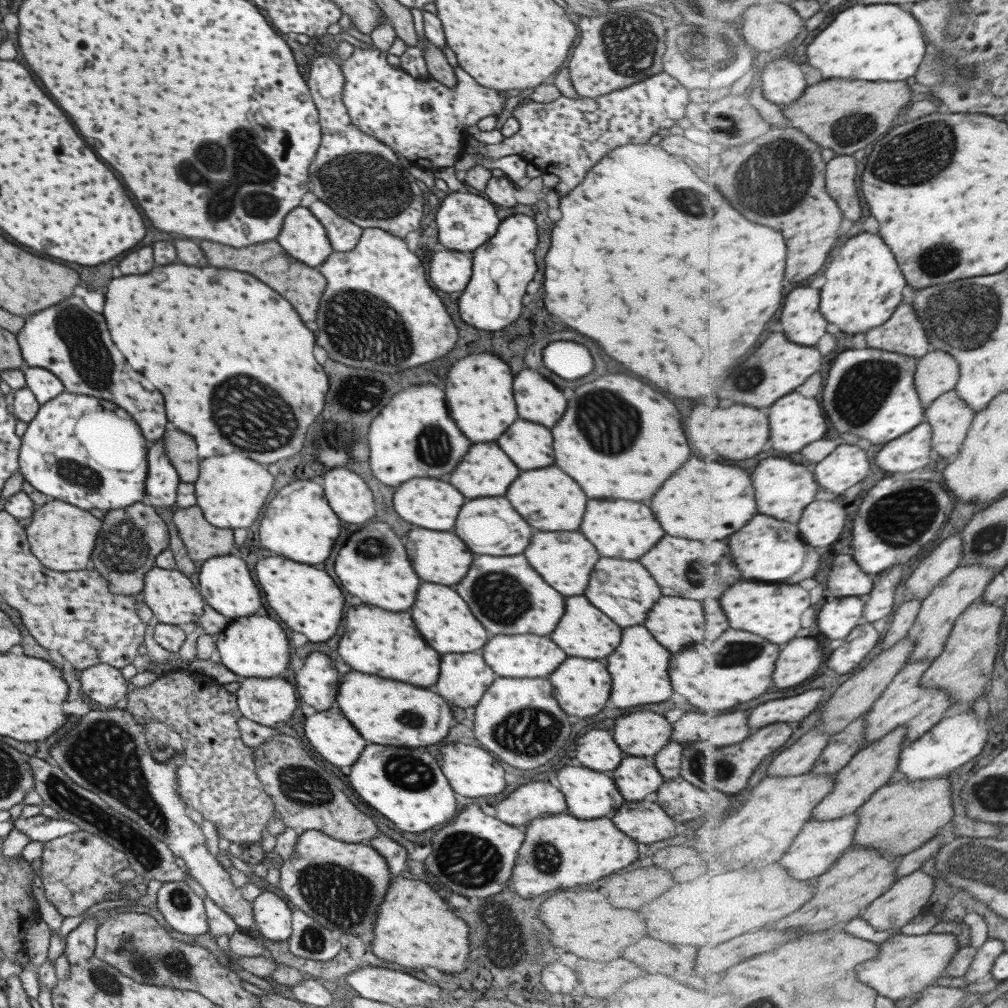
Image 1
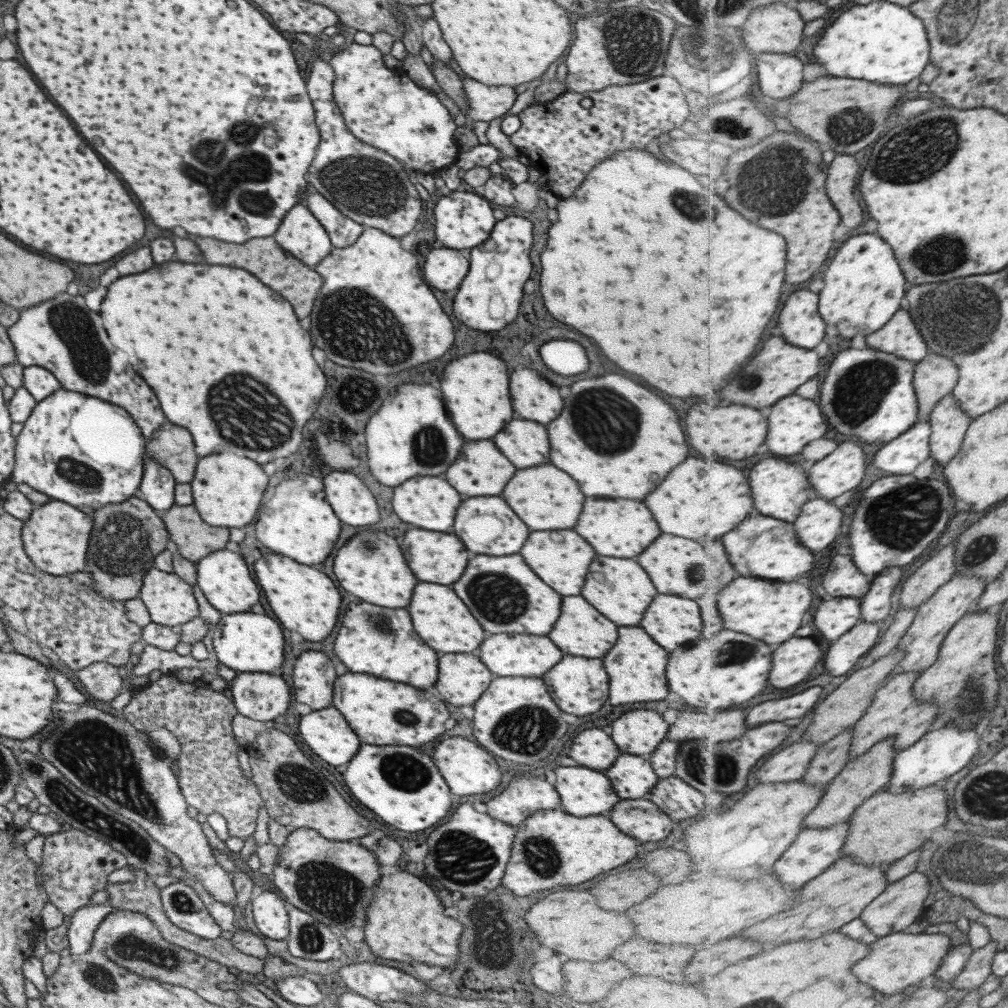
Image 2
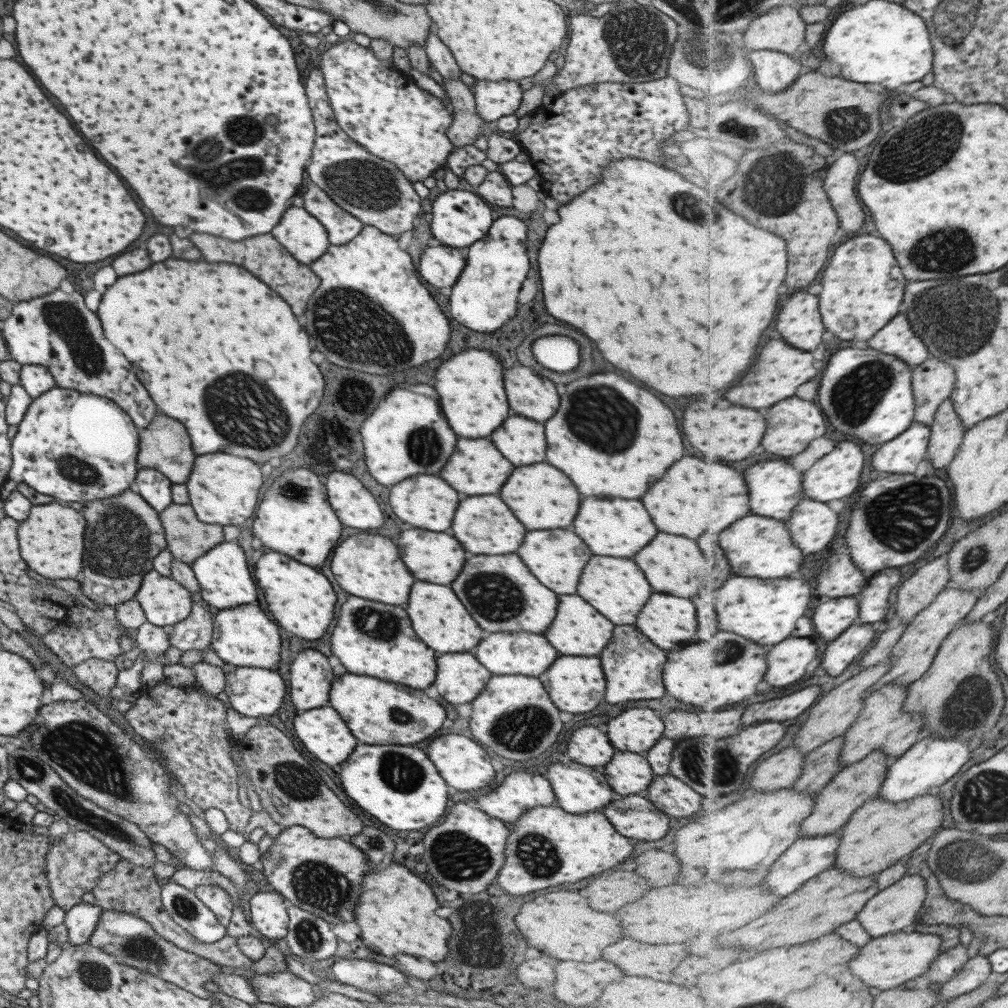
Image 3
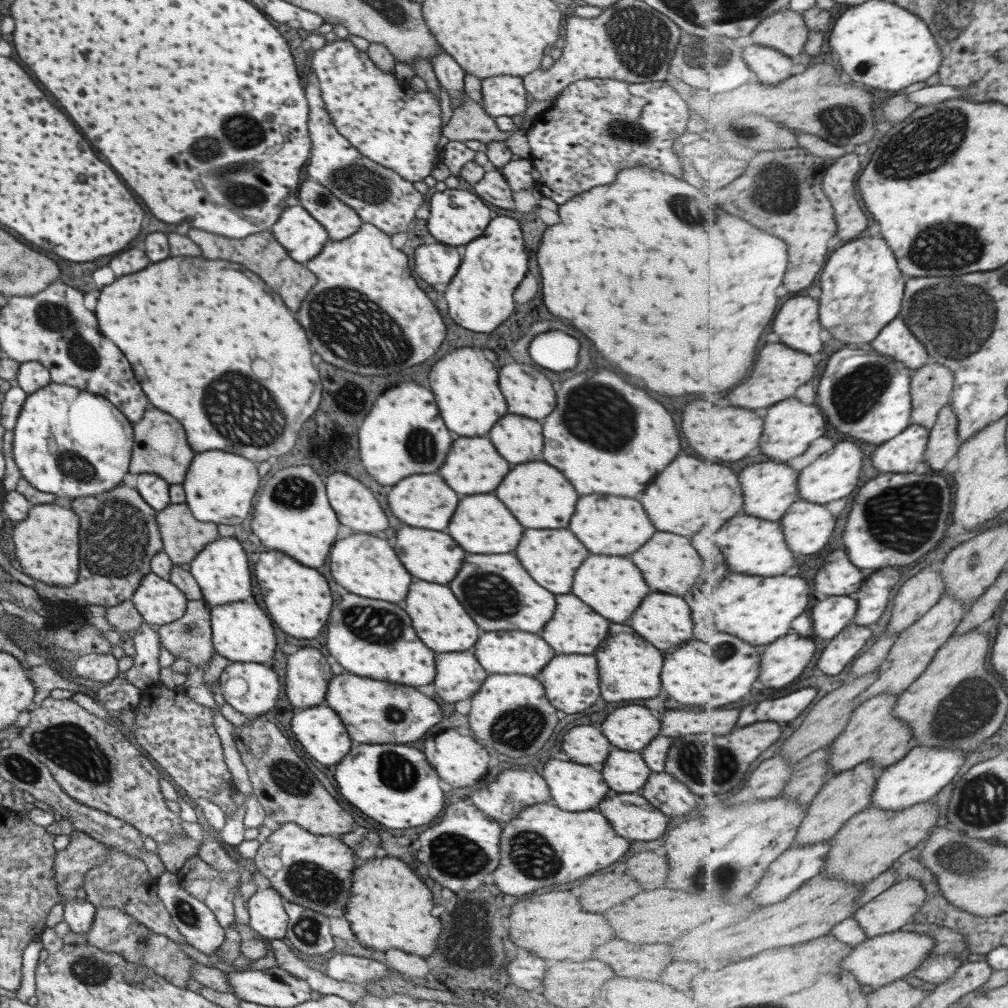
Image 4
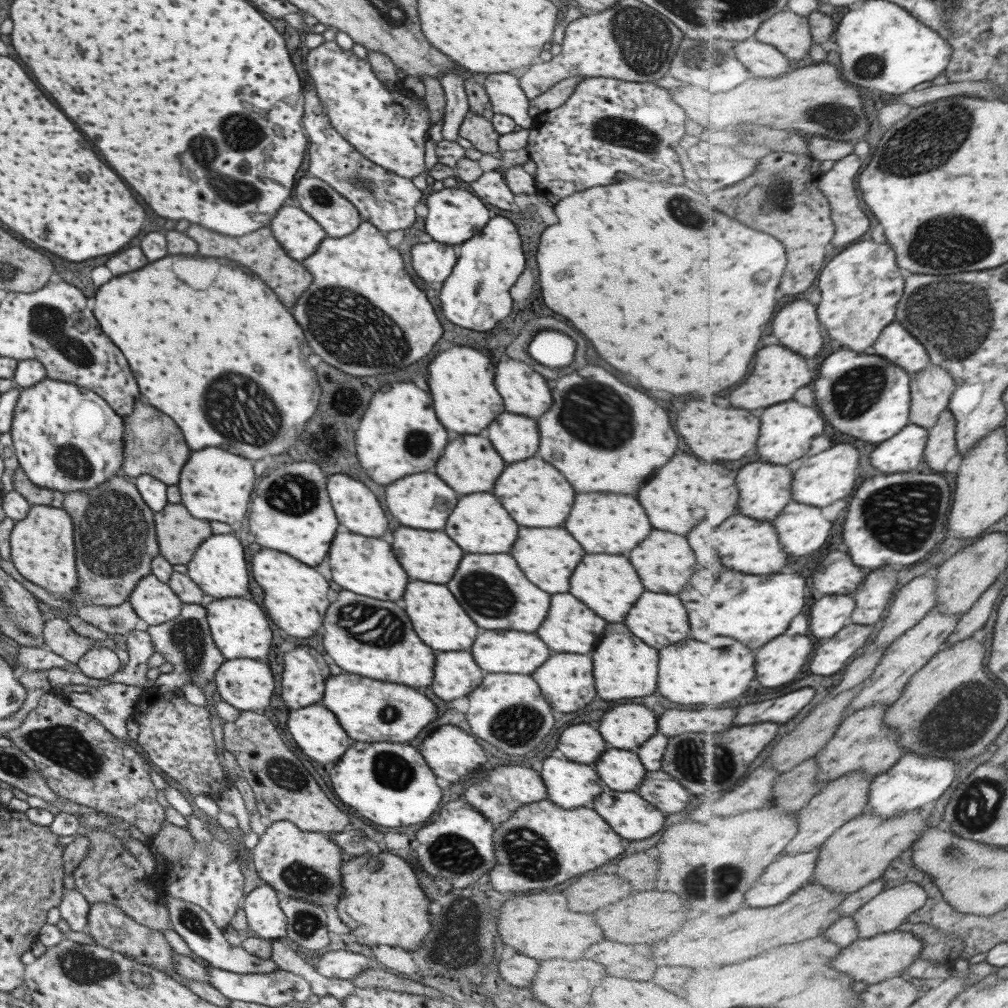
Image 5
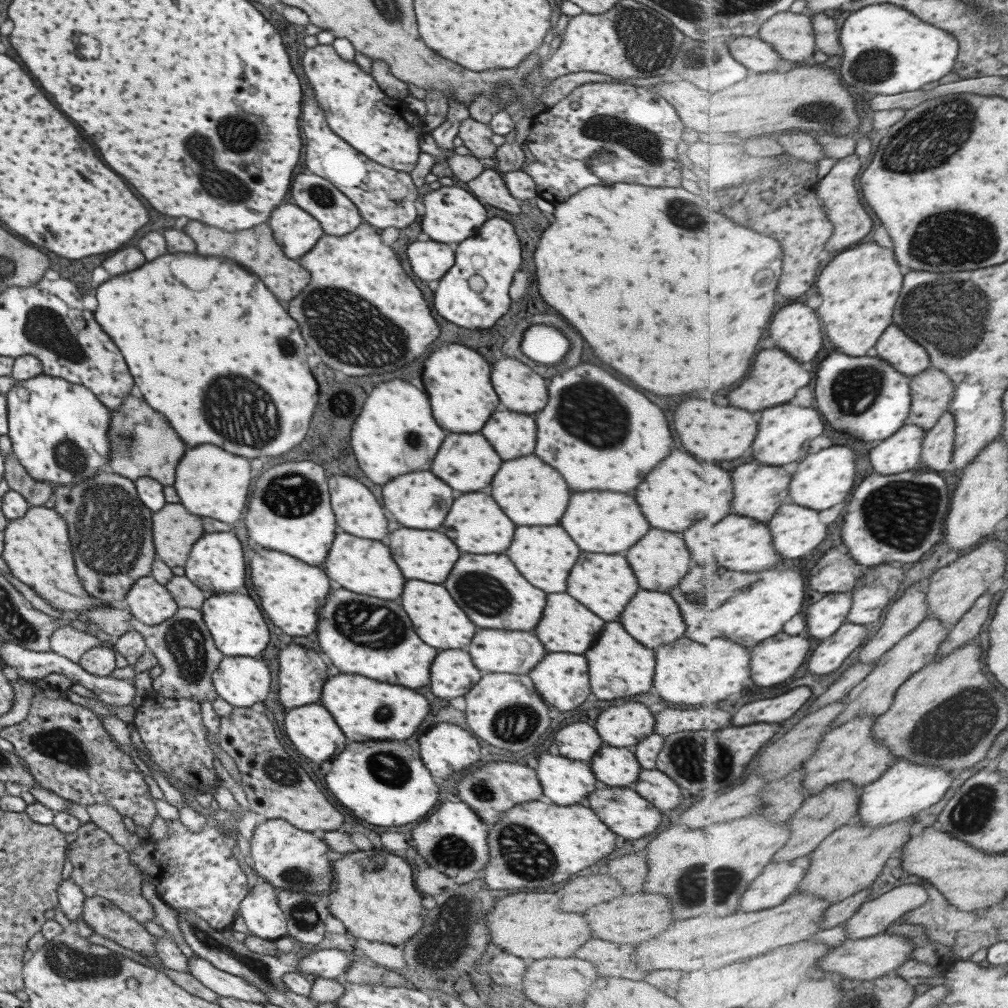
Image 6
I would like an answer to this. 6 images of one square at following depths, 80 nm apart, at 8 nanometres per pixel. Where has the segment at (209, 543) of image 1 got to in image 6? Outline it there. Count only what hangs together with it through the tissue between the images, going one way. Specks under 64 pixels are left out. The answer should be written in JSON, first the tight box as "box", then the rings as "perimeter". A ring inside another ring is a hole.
{"box":[152,503,202,568],"perimeter":[[[165,503],[152,513],[152,543],[156,552],[155,558],[162,560],[169,568],[184,566],[193,543],[202,535],[201,519],[189,514],[181,503]]]}

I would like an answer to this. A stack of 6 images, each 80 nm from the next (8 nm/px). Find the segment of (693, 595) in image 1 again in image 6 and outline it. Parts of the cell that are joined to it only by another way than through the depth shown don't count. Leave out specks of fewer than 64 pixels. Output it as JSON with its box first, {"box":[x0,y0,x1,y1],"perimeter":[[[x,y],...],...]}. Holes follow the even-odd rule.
{"box":[625,528,689,592],"perimeter":[[[651,528],[639,542],[635,542],[635,546],[631,546],[625,554],[625,560],[629,562],[639,588],[645,590],[661,590],[667,592],[677,586],[677,580],[681,580],[685,576],[685,572],[689,570],[689,552],[681,540],[679,534],[673,532],[663,532],[663,530],[655,530]]]}

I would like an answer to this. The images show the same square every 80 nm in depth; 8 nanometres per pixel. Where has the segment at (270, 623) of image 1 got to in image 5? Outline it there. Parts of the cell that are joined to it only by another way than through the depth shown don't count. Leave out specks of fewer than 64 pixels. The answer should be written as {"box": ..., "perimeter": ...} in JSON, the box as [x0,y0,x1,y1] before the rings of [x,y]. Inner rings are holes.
{"box":[205,596,271,661],"perimeter":[[[235,596],[214,599],[205,608],[210,637],[225,659],[250,658],[264,661],[271,642],[271,630],[263,610],[257,604]]]}

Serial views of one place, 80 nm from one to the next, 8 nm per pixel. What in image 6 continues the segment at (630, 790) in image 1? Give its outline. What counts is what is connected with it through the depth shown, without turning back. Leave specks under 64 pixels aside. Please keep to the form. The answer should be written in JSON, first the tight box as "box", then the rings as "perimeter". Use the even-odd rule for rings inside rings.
{"box":[591,748,640,786],"perimeter":[[[599,748],[591,758],[591,772],[605,786],[629,786],[637,780],[640,766],[633,754],[623,748]]]}

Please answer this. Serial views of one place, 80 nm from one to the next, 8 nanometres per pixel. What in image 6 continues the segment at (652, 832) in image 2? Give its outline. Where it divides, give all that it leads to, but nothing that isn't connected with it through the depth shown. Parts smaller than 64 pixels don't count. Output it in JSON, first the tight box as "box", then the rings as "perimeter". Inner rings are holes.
{"box":[585,788,661,840],"perimeter":[[[603,788],[603,790],[593,790],[593,794],[587,796],[587,804],[585,806],[591,808],[597,814],[597,818],[613,834],[619,834],[619,836],[623,836],[627,840],[637,840],[649,836],[659,826],[659,822],[661,822],[659,810],[643,798],[639,798],[629,788]]]}

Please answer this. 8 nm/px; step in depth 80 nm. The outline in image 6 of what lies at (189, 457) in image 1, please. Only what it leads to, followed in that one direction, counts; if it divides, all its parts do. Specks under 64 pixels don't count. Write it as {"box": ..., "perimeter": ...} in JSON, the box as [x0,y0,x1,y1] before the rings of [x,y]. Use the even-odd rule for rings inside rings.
{"box":[107,396,187,487],"perimeter":[[[127,396],[121,406],[110,410],[107,438],[110,444],[107,470],[132,481],[149,477],[163,487],[174,483],[175,467],[187,446],[177,438],[177,434],[171,430],[165,418],[161,418],[161,414],[151,410],[143,400]]]}

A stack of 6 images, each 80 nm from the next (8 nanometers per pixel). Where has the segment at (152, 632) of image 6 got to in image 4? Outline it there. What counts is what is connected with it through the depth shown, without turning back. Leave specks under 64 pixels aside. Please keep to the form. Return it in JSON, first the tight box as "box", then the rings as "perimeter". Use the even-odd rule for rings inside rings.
{"box":[157,599,216,671],"perimeter":[[[203,599],[198,601],[187,601],[186,609],[181,618],[163,624],[157,629],[160,645],[163,649],[173,654],[175,659],[182,658],[188,662],[189,671],[197,668],[206,668],[206,662],[216,654],[212,645],[210,629],[210,605],[206,605]]]}

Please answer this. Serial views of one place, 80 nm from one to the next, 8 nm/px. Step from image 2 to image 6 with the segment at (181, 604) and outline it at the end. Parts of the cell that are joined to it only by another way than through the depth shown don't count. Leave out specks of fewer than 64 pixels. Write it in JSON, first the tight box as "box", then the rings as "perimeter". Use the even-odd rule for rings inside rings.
{"box":[124,575,178,626],"perimeter":[[[150,575],[138,578],[124,599],[132,616],[147,626],[161,624],[178,609],[169,591]]]}

